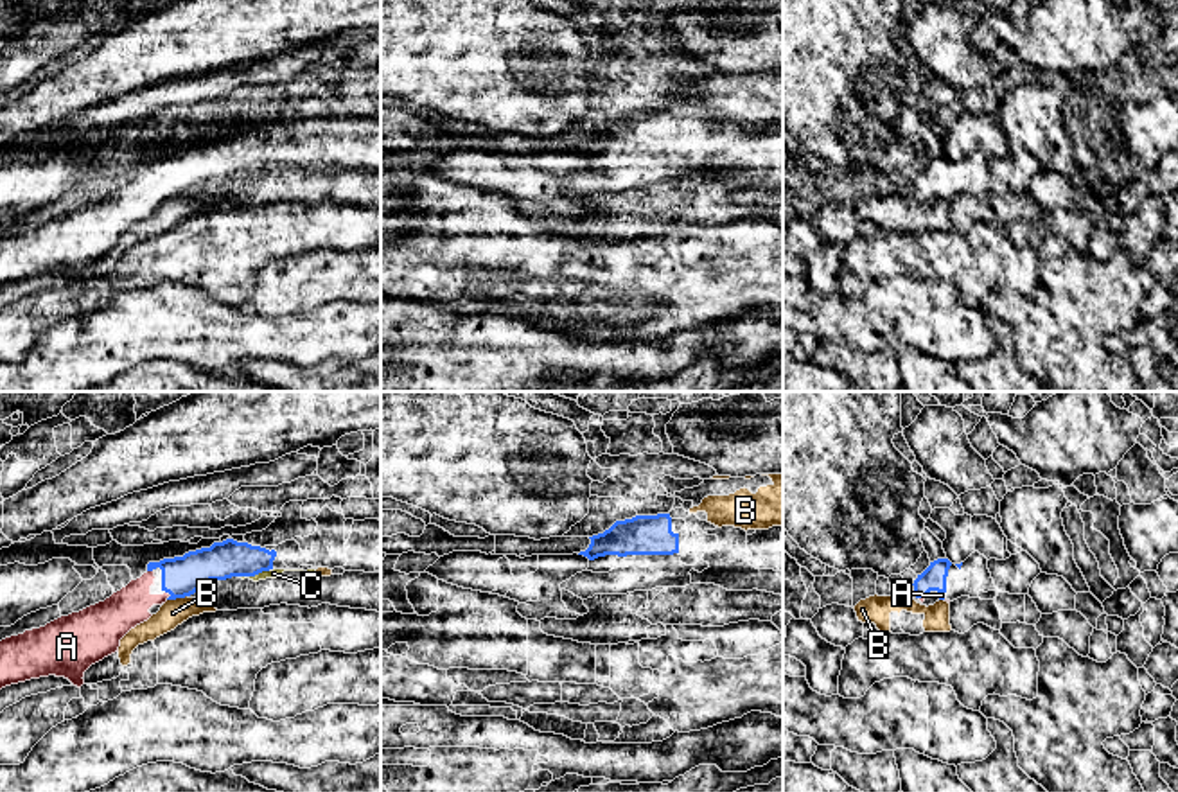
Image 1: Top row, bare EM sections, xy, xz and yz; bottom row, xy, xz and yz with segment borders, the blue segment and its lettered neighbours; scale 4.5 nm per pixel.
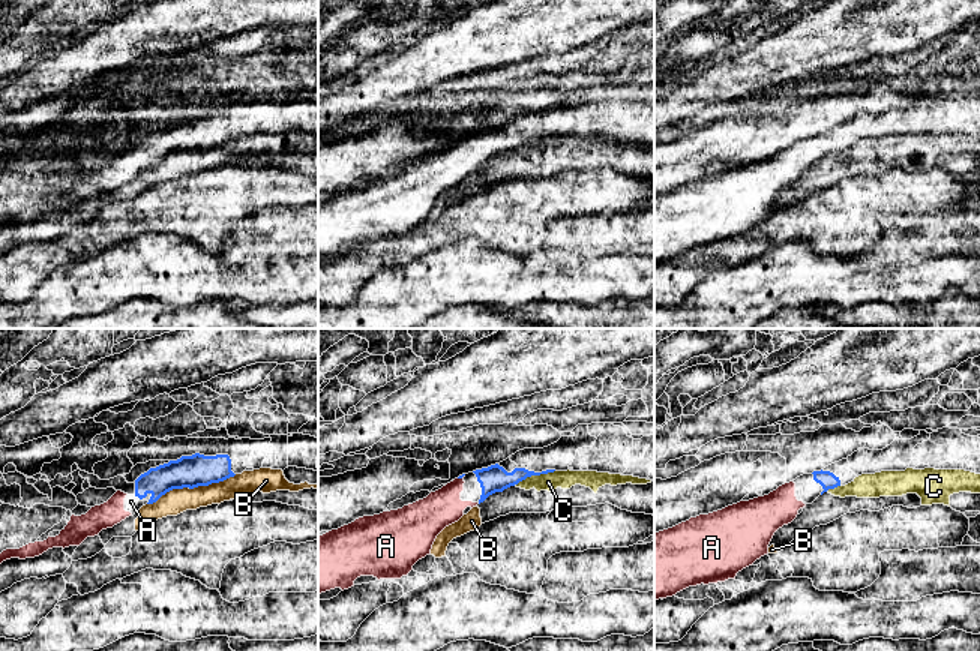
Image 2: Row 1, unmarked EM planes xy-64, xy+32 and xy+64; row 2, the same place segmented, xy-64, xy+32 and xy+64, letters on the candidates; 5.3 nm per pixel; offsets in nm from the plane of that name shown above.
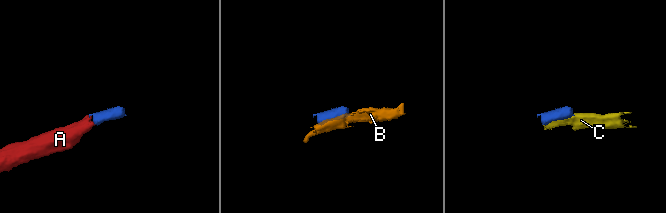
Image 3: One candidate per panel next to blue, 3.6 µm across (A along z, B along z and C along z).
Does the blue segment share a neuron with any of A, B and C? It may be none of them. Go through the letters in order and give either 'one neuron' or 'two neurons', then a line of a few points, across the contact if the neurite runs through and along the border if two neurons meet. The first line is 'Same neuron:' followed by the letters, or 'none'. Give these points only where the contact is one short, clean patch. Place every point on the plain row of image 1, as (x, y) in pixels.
Same neuron: A
A: one neuron | xy (182, 175), (169, 191), (128, 205)
B: two neurons
C: two neurons | xy (268, 167), (241, 175)

